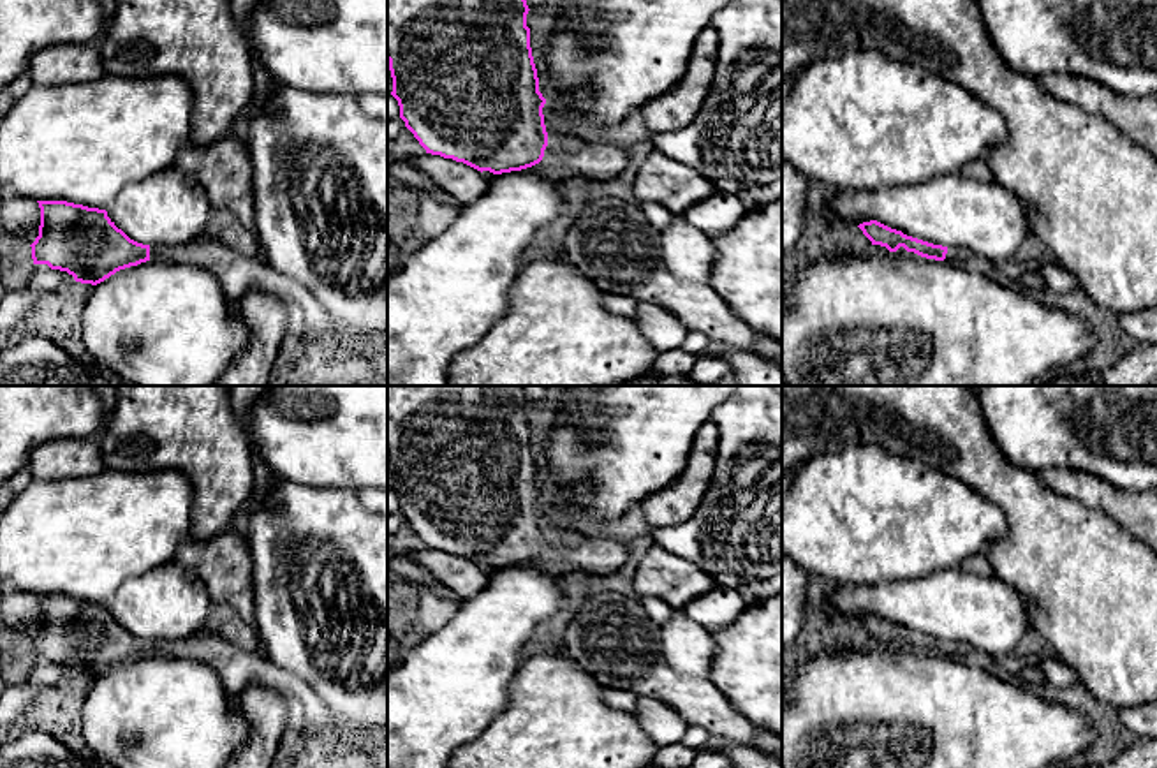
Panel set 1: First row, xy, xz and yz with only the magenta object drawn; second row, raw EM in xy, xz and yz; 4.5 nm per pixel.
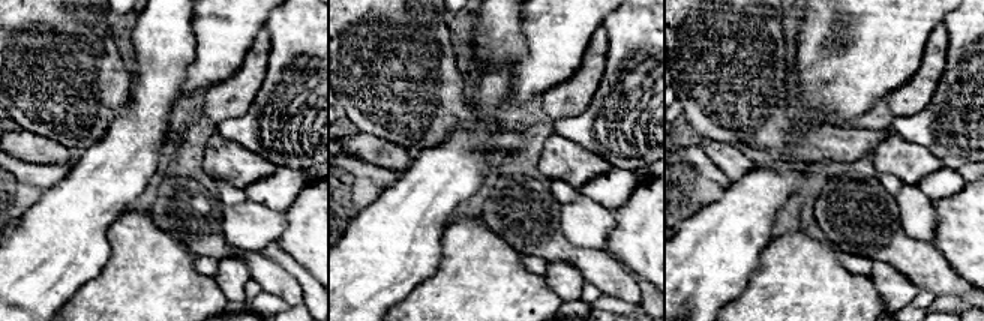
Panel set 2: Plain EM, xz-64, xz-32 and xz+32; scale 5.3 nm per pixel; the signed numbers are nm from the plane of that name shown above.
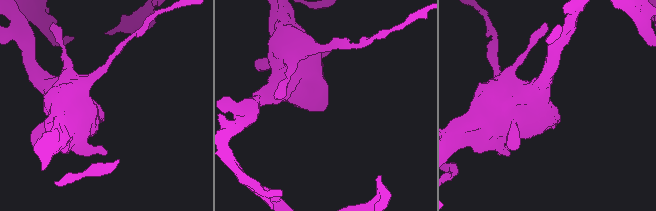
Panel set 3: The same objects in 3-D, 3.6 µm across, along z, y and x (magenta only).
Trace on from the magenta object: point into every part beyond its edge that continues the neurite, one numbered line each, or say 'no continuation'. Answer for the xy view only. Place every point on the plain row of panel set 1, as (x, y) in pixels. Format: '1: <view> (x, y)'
1: xy (235, 666)

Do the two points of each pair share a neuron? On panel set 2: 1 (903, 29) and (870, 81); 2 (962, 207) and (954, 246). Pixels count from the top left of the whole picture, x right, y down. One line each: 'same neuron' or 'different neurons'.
1: same neuron
2: same neuron

